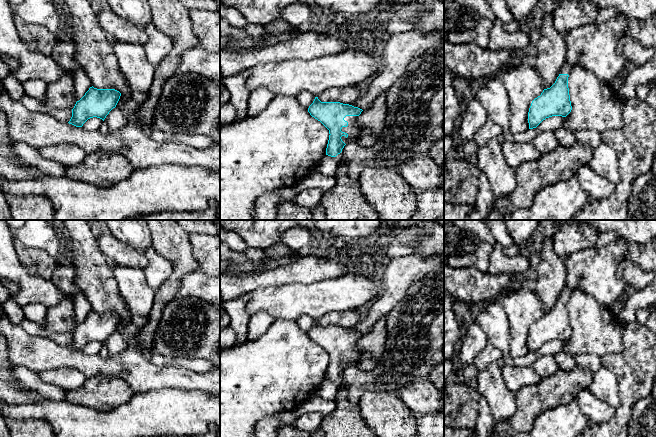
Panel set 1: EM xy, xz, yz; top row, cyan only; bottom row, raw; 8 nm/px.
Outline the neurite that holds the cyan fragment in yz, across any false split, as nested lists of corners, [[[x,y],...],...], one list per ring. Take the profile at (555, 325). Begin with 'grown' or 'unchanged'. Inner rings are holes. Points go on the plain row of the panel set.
grown; [[[566,286],[560,294],[555,307],[544,313],[540,320],[535,322],[528,336],[529,353],[536,352],[543,344],[552,340],[566,341],[572,334],[568,301],[572,290]]]

